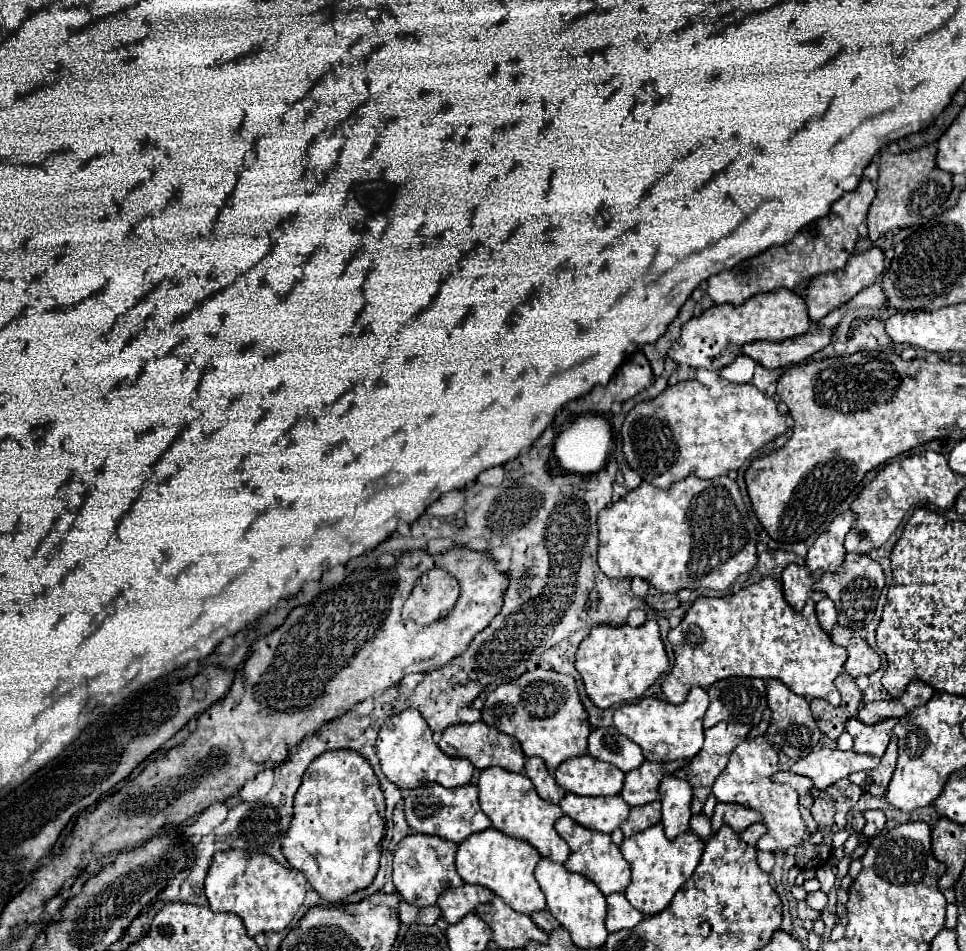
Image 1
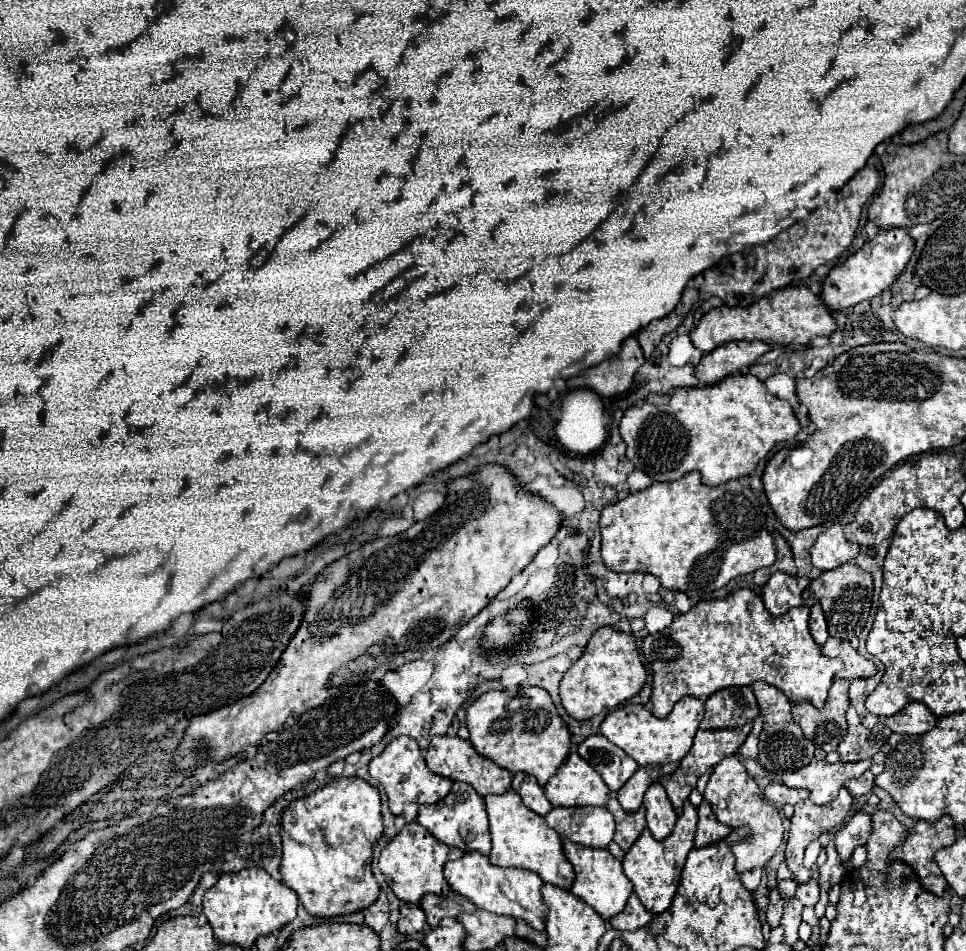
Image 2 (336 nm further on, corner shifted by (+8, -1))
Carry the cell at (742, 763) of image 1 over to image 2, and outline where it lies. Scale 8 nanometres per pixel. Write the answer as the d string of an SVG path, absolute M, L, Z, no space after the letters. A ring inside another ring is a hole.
M736 753L724 757L714 767L714 771L708 779L706 791L704 791L704 799L710 801L712 811L720 823L730 825L730 827L748 827L754 835L754 839L750 839L750 841L732 845L732 853L736 857L736 871L742 873L742 871L750 871L754 867L764 867L782 843L782 837L784 837L782 815L780 815L778 807L768 803L764 797L760 797L758 783L748 775L746 767L742 765L742 761L738 759Z

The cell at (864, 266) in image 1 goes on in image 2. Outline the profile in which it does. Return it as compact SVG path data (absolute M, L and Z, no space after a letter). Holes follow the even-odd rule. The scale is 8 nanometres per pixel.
M904 229L880 231L872 241L864 243L864 247L860 251L850 255L846 259L846 263L836 265L826 275L826 279L822 281L822 293L820 293L822 301L826 303L826 307L830 311L840 311L840 309L852 307L864 299L876 297L878 293L888 289L892 285L892 281L904 271L908 259L912 257L912 249L914 249L914 243Z

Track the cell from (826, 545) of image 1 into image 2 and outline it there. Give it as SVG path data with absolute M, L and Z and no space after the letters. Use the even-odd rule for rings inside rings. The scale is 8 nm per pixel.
M832 525L828 527L812 545L810 549L810 559L812 565L820 571L830 571L836 569L844 563L848 563L852 557L856 557L860 553L858 545L852 545L844 539L842 533L842 525Z

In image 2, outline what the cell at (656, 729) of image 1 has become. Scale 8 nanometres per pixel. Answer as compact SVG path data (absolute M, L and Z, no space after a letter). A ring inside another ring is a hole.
M682 697L674 705L670 715L664 719L654 717L644 705L628 703L606 715L606 719L600 725L600 733L616 747L624 749L638 765L652 765L652 763L664 765L670 761L680 761L690 751L702 717L704 717L704 703L696 697Z

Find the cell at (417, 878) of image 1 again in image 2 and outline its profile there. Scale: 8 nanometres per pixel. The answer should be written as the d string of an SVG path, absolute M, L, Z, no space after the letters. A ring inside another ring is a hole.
M416 821L408 823L394 839L388 841L388 845L382 849L378 857L380 871L386 877L388 887L396 893L396 897L404 903L420 903L422 895L436 893L436 895L448 895L450 885L446 883L442 875L442 867L450 859L460 859L464 853L460 849L448 847L440 841L436 841L424 827L420 827Z

